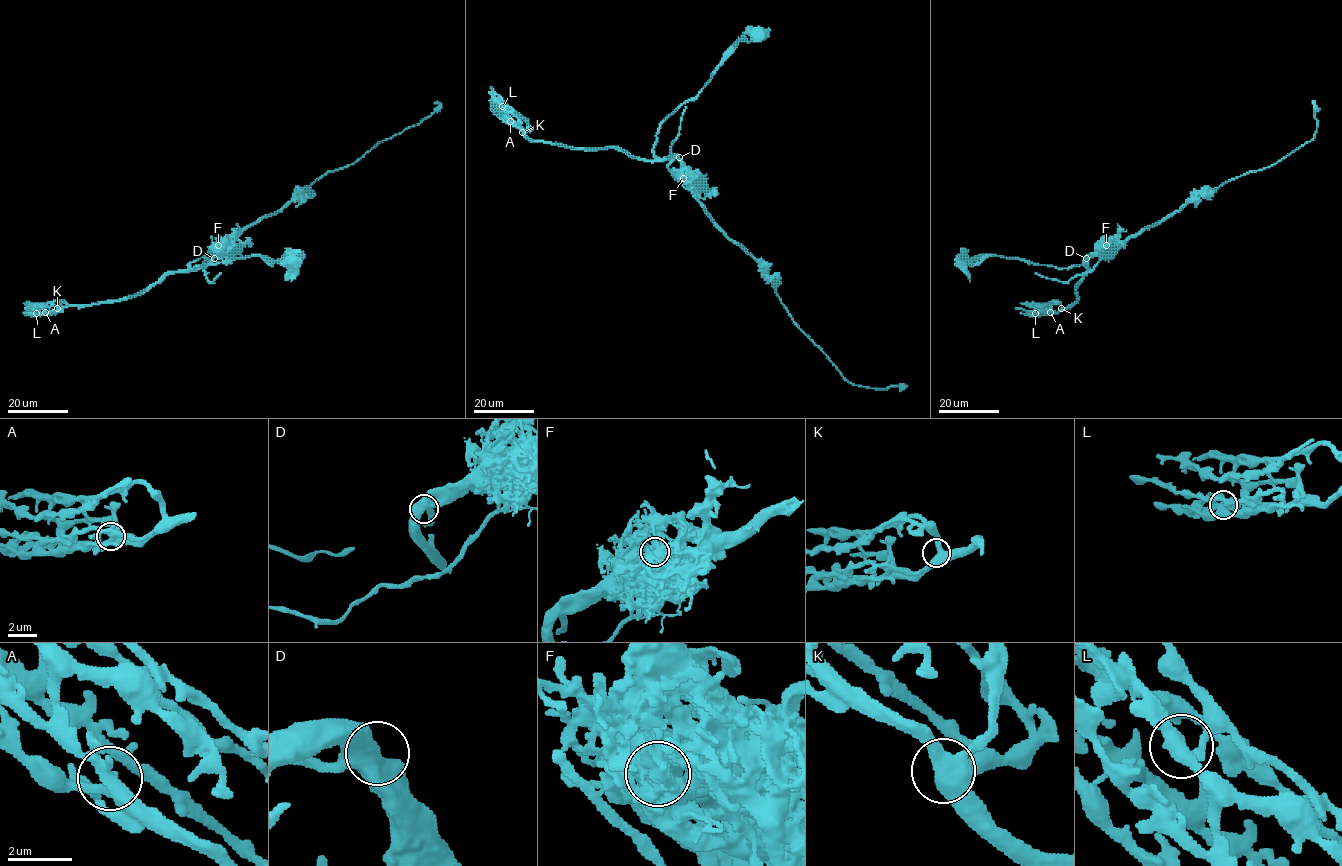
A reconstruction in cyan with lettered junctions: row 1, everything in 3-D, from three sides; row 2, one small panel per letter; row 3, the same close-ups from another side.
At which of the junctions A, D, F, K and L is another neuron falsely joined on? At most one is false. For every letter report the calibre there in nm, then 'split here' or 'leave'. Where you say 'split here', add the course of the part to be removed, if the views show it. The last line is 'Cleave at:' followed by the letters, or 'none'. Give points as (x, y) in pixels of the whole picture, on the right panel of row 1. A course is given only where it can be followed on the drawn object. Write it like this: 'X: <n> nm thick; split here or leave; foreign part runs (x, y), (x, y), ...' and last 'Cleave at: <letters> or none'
A: 400 nm thick; leave
D: 460 nm thick; leave
F: 550 nm thick; split here; foreign part runs (1106, 245), (1127, 242), (1174, 214), (1193, 196), (1274, 165), (1309, 142), (1317, 127), (1312, 102)
K: 500 nm thick; leave
L: 340 nm thick; leave
Cleave at: F

